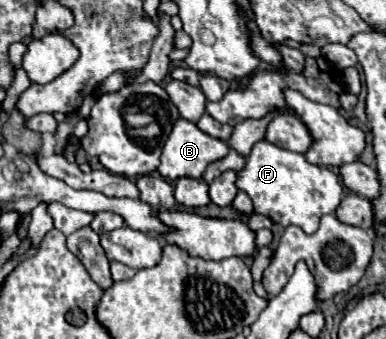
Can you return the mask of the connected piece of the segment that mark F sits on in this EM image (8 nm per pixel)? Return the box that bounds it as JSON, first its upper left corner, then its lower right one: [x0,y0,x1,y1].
[236,141,344,233]

